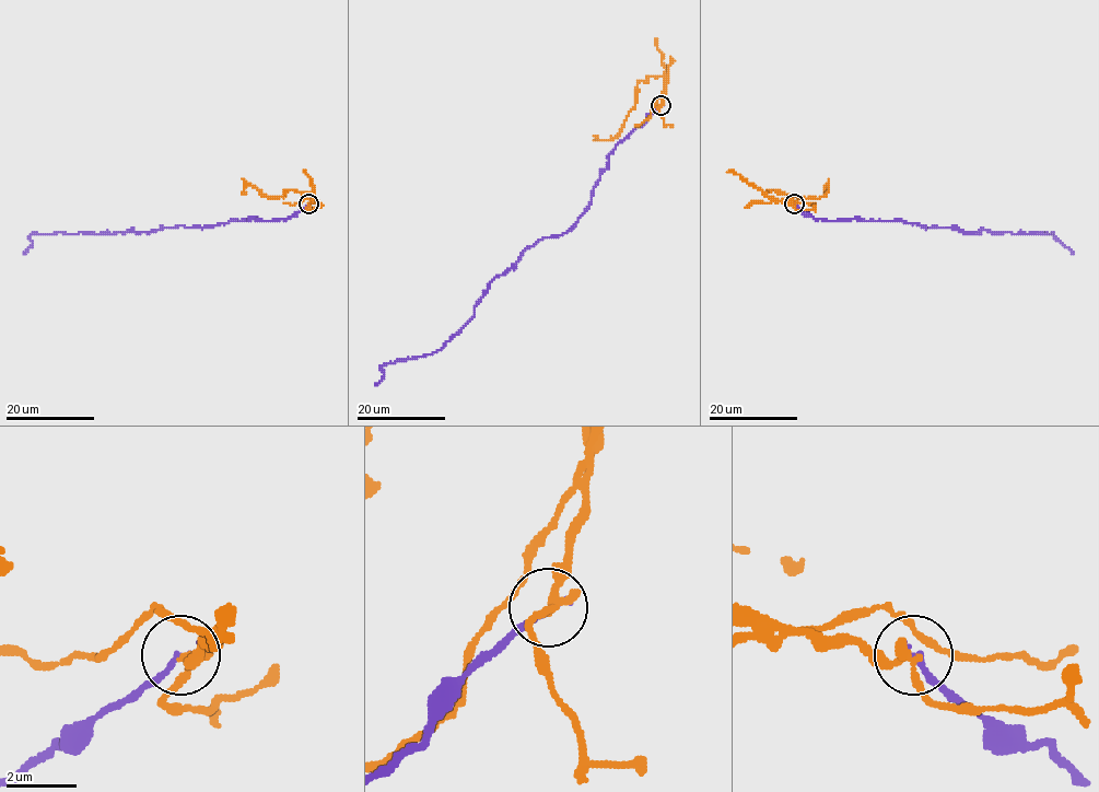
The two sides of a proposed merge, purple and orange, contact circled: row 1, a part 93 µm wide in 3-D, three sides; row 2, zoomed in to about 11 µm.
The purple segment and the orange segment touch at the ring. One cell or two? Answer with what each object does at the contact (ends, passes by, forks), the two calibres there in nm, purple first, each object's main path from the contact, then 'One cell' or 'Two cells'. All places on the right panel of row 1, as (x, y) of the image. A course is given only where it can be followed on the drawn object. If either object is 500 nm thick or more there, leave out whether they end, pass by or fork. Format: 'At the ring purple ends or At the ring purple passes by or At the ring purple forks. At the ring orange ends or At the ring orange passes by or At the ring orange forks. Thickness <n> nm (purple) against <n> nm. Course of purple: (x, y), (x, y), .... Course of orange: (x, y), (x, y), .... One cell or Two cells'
At the ring purple ends. At the ring orange passes by. Thickness 150 nm (purple) against 240 nm. Course of purple: (794, 204), (815, 219), (899, 219), (972, 233), (983, 229), (1047, 231), (1074, 253). Course of orange: (794, 204), (763, 194), (769, 189), (803, 198), (821, 197), (828, 190), (827, 184), (823, 195). Two cells

